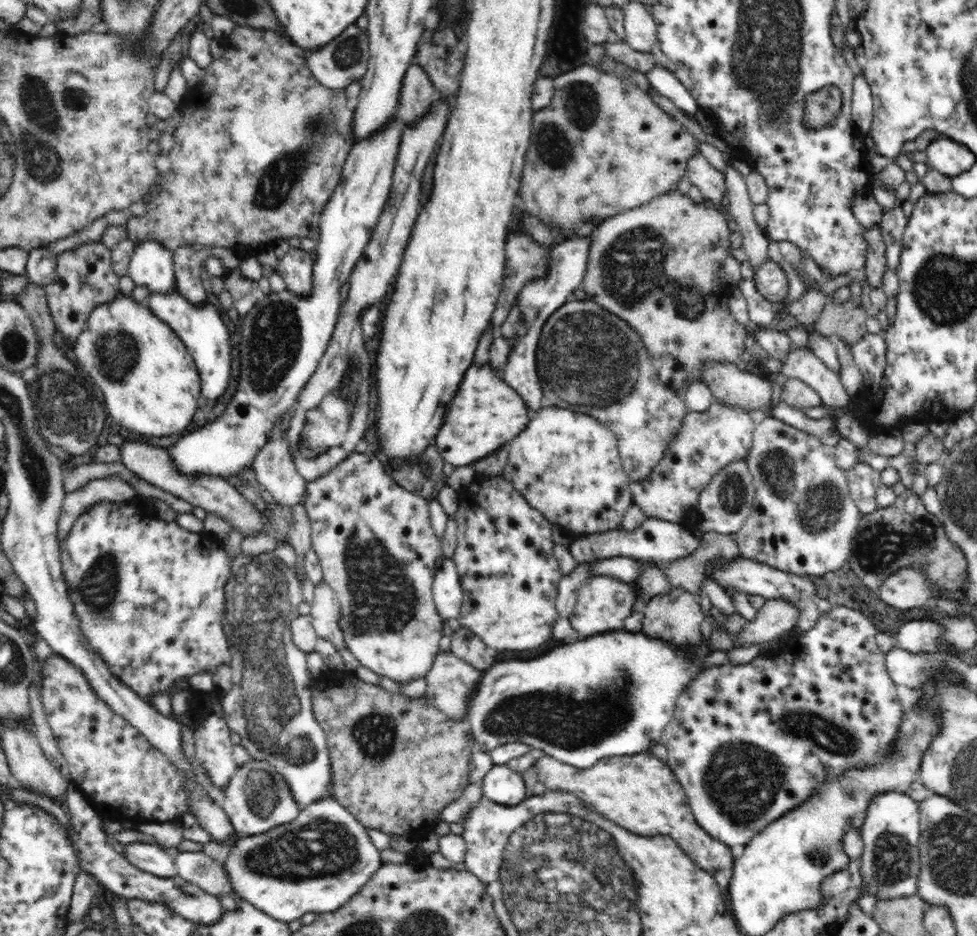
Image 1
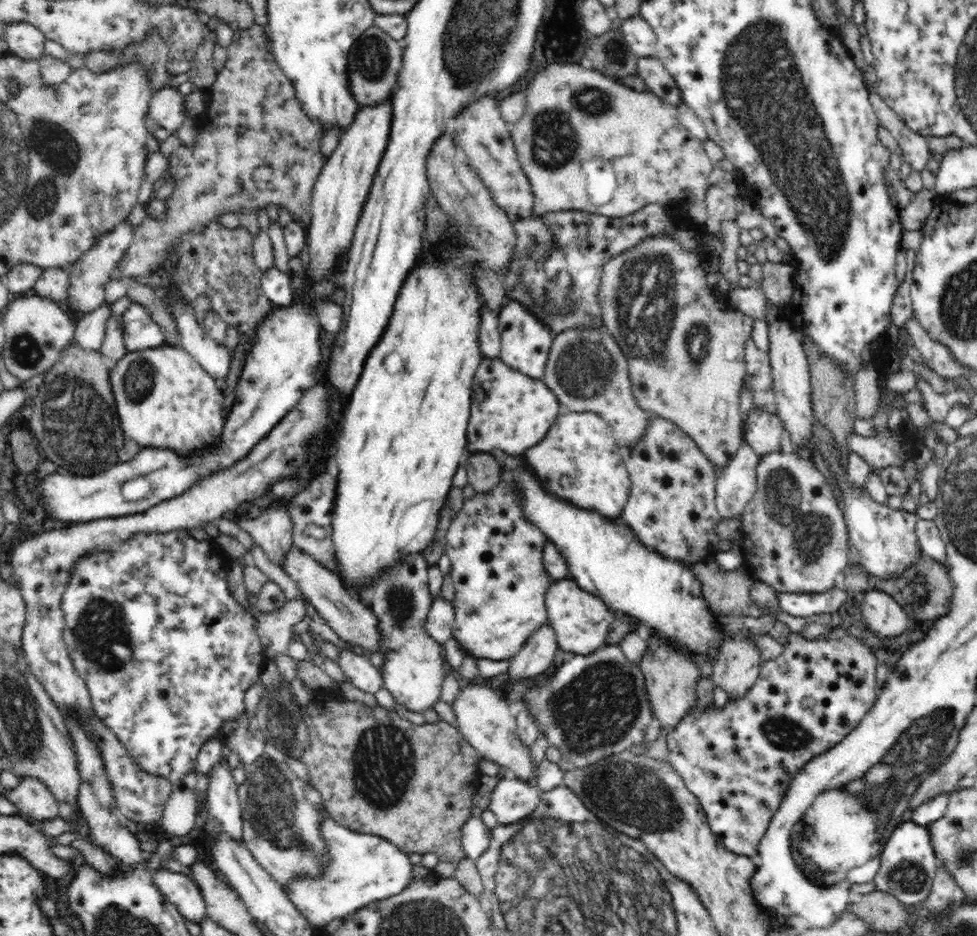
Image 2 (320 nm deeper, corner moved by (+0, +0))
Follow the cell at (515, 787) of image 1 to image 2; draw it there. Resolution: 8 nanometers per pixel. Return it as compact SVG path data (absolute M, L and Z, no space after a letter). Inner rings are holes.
M500 778L490 795L489 809L503 826L522 823L535 815L541 791L522 779Z

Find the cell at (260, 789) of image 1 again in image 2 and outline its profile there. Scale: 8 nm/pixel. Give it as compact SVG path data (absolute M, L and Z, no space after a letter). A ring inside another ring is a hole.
M267 748L262 757L245 767L245 781L239 784L237 795L242 805L243 842L254 859L280 883L288 887L296 876L320 876L330 863L327 843L321 834L320 812L305 798L304 782L287 765L287 755L280 749Z

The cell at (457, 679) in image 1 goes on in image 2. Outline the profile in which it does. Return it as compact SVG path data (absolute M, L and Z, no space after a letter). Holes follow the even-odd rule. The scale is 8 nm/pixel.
M477 681L477 682L467 682L465 685L463 685L460 688L460 694L458 694L458 698L454 700L454 704L451 705L452 710L454 713L456 713L456 720L458 721L458 730L460 731L460 734L464 736L464 740L468 742L470 746L472 746L473 749L476 749L478 752L478 756L480 758L488 759L494 761L496 764L499 766L504 766L504 768L508 768L508 770L512 770L514 772L515 777L518 779L522 779L524 782L530 782L530 780L536 779L536 774L537 774L537 769L534 767L534 764L532 763L532 756L530 755L530 749L528 748L528 745L524 744L522 740L520 740L520 737L518 736L517 733L517 720L516 717L512 716L510 714L510 708L508 707L508 702L507 699L505 698L502 690L498 692L498 688L494 686L494 682L492 682L492 686L490 686L490 682L486 681Z

